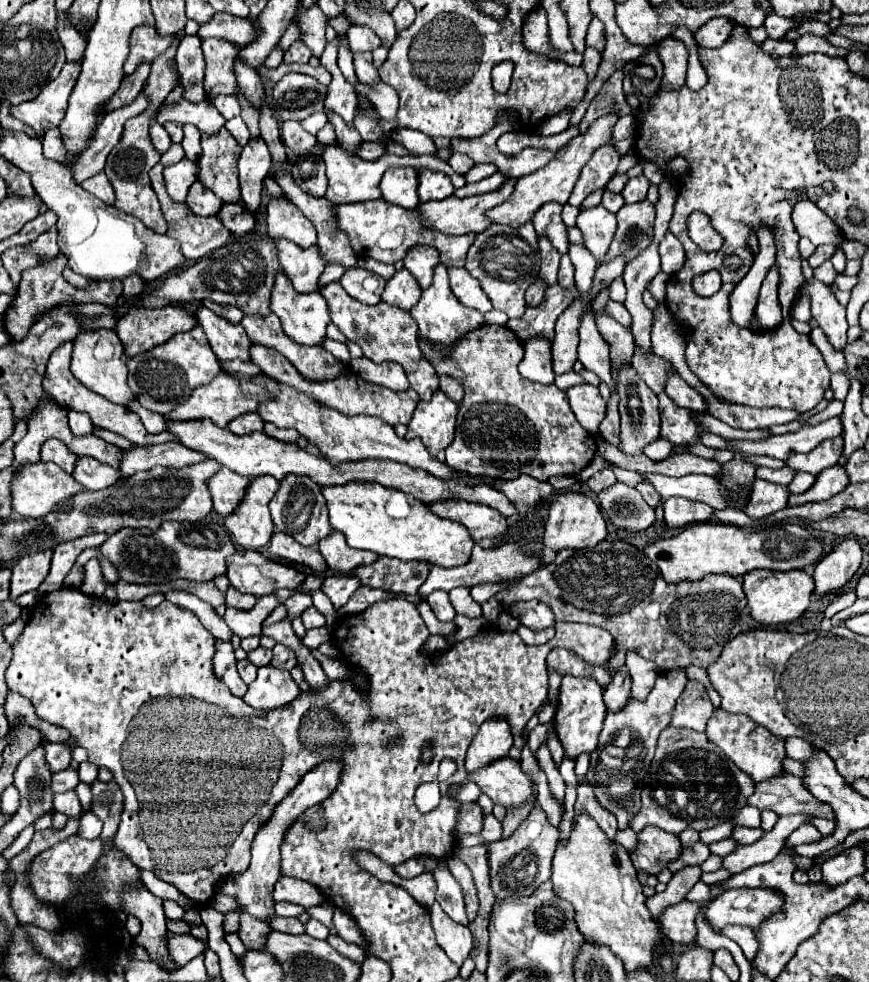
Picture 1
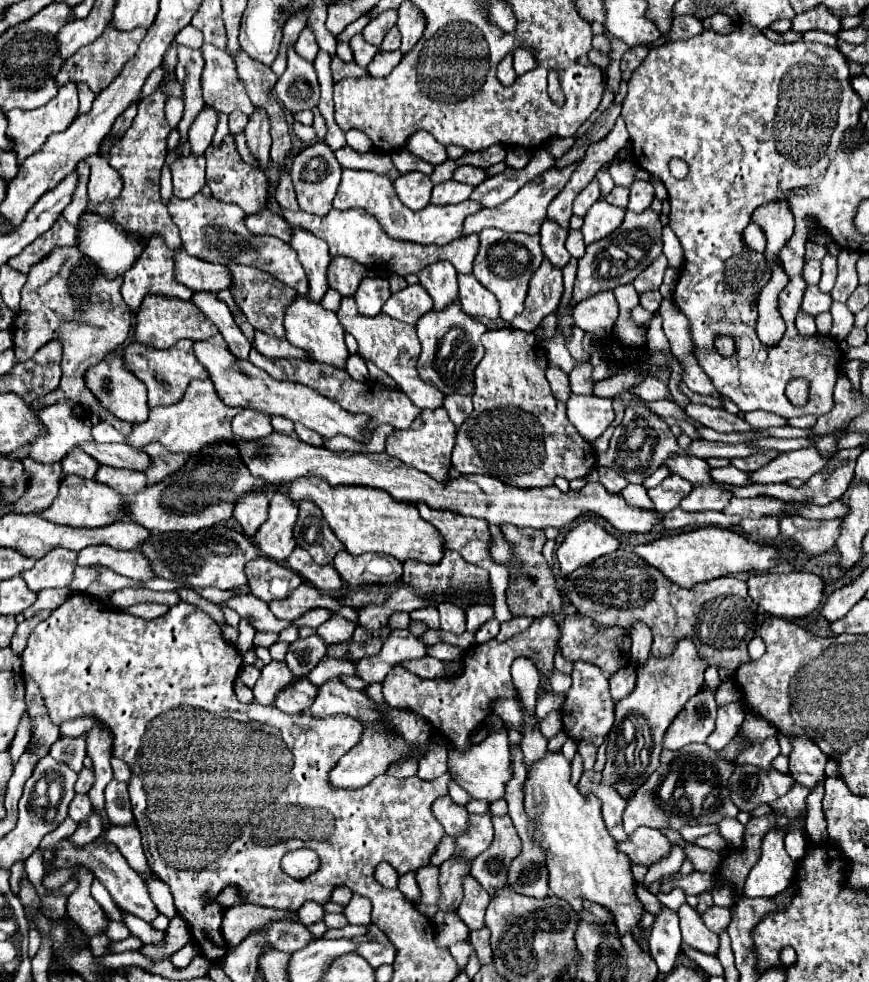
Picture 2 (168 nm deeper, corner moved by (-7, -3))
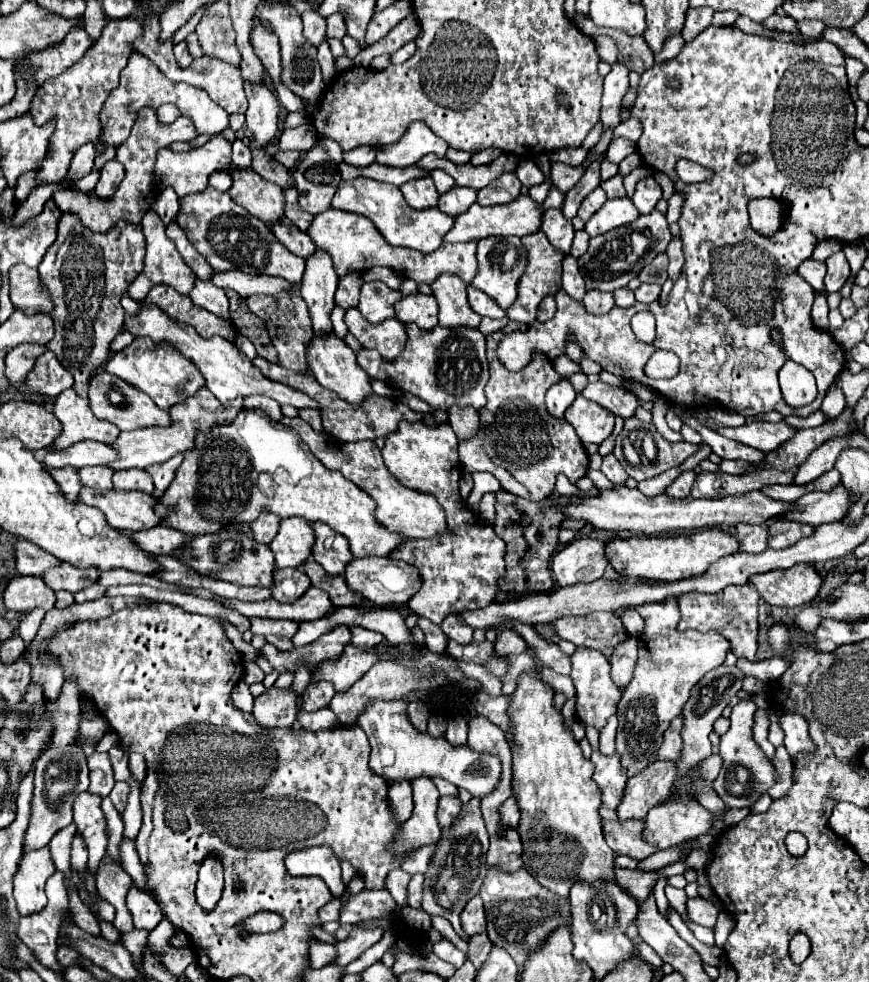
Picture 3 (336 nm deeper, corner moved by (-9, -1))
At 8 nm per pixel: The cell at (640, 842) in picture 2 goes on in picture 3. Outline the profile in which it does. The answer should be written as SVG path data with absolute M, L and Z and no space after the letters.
M604 821L604 837L610 845L610 849L616 853L616 855L628 855L632 859L646 859L650 857L654 851L658 851L656 845L650 845L646 843L644 839L644 829L646 829L646 823L644 821L616 821L616 823L610 823L610 821Z

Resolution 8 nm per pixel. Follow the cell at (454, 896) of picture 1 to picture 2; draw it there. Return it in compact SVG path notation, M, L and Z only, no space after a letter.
M446 913L444 915L444 927L436 931L436 943L440 947L448 949L452 943L460 943L468 937L470 929L464 925L464 921L458 917L458 913Z

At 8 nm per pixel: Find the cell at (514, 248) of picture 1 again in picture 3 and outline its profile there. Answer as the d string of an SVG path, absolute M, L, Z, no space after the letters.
M486 237L478 241L478 275L470 285L488 293L500 305L510 305L518 297L518 281L528 265L528 251L520 237Z

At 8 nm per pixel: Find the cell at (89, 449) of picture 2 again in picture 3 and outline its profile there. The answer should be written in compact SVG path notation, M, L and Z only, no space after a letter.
M80 441L62 451L48 451L42 461L48 467L88 467L88 465L110 465L118 459L118 451L112 445L100 441Z

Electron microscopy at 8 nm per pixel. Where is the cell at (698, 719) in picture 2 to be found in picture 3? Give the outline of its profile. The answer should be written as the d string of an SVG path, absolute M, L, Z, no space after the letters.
M676 717L664 731L664 743L658 749L660 761L678 761L682 755L682 717Z

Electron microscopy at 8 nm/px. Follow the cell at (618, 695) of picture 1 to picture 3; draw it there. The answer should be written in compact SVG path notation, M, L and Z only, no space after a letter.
M628 637L610 657L612 665L612 681L622 689L630 683L634 667L638 661L638 639Z

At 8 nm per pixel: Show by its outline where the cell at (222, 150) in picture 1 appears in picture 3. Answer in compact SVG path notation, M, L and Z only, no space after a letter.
M228 169L228 173L232 177L228 195L248 213L264 223L278 221L284 215L284 191L280 185L258 177L252 169Z

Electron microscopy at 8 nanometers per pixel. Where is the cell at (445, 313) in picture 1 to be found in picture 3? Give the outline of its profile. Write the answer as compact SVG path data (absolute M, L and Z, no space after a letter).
M406 325L408 341L402 355L394 361L382 361L382 357L370 349L356 353L358 365L372 377L382 379L392 389L406 389L428 405L438 409L450 409L452 405L472 405L476 411L486 403L484 387L488 383L486 339L474 327L440 327L430 331L418 325Z

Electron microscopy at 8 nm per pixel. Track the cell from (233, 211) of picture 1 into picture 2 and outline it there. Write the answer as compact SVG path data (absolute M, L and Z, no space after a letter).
M270 209L248 215L246 217L246 227L254 235L274 235L274 237L282 239L284 243L290 243L290 237L292 237L292 227L284 221L282 215L272 213Z

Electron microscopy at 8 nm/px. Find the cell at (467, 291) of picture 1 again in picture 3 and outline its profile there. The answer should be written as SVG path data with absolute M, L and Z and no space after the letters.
M468 285L468 303L470 307L480 313L482 317L492 317L492 319L502 319L506 315L506 311L498 309L498 303L492 297L486 297L486 293L482 293L480 289Z

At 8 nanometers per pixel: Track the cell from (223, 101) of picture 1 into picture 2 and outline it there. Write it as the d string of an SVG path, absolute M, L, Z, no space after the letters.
M234 111L228 115L228 127L230 127L230 135L238 135L248 123L248 117L242 111Z

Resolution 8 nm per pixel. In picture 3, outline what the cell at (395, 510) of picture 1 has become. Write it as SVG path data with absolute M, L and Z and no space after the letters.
M240 411L238 417L234 419L234 423L214 427L214 429L208 431L208 433L200 433L200 435L196 437L196 447L194 447L192 451L186 451L186 453L184 453L184 461L182 461L182 465L178 467L178 473L176 473L176 477L174 477L170 489L166 489L164 495L158 499L158 503L154 505L154 513L162 519L164 525L168 525L168 527L172 527L172 529L178 529L178 531L182 531L182 533L186 533L186 535L190 535L190 537L194 537L194 535L204 535L204 533L210 533L210 531L218 531L224 523L232 523L232 521L240 521L240 523L242 523L242 521L254 521L254 517L258 517L258 513L260 513L262 509L268 509L270 513L276 513L278 517L292 517L292 515L296 515L296 517L304 517L304 519L310 521L310 523L322 521L322 523L330 525L336 533L344 535L344 537L350 541L350 549L352 549L352 555L354 555L355 558L370 557L370 555L390 555L396 547L400 547L400 545L406 541L406 537L404 537L402 533L388 531L384 525L380 525L380 523L376 521L376 515L374 515L374 511L376 511L376 501L374 501L366 491L362 491L362 489L360 489L358 485L354 485L352 481L346 481L346 479L342 477L342 473L326 469L326 467L310 453L310 449L306 449L306 445L302 445L300 437L298 437L292 429L286 429L282 423L270 421L264 413L258 413L258 411Z

